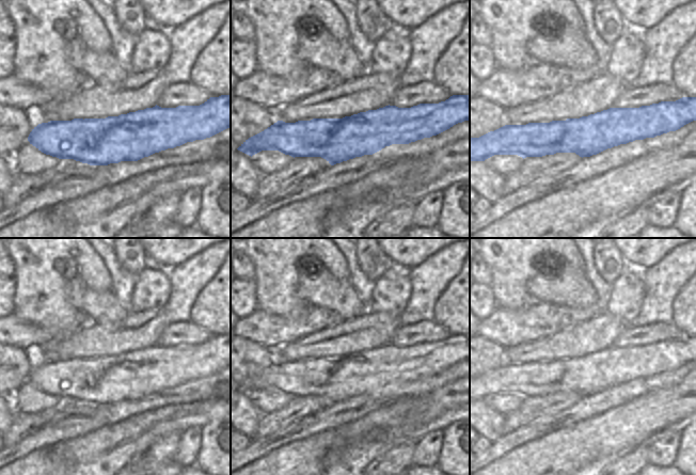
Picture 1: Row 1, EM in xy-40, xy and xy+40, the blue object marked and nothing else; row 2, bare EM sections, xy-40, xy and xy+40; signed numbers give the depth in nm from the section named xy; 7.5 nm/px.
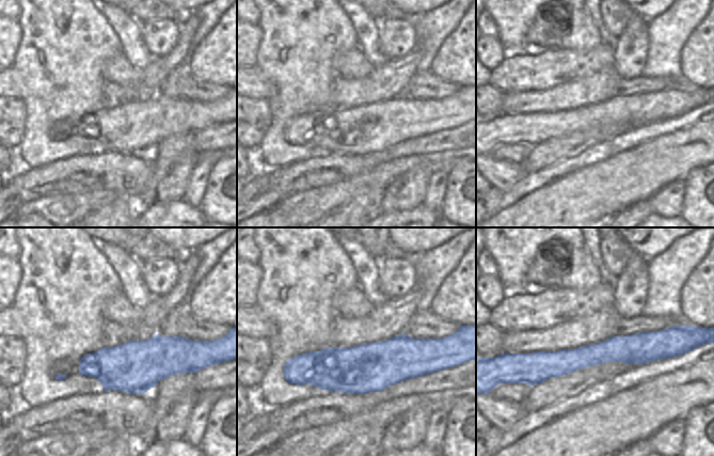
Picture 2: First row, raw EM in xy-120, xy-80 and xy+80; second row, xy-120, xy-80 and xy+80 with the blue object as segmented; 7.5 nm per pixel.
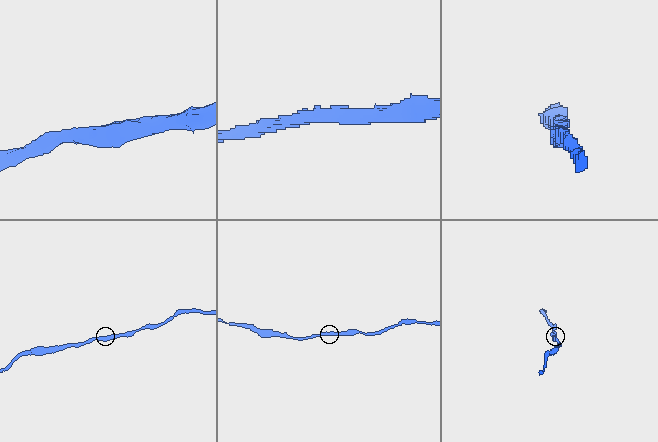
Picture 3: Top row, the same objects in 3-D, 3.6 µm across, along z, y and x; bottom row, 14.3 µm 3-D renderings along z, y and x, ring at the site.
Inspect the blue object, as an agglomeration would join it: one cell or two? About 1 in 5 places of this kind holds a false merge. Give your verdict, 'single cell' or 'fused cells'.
single cell

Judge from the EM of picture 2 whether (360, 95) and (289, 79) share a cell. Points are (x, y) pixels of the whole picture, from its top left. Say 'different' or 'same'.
different

